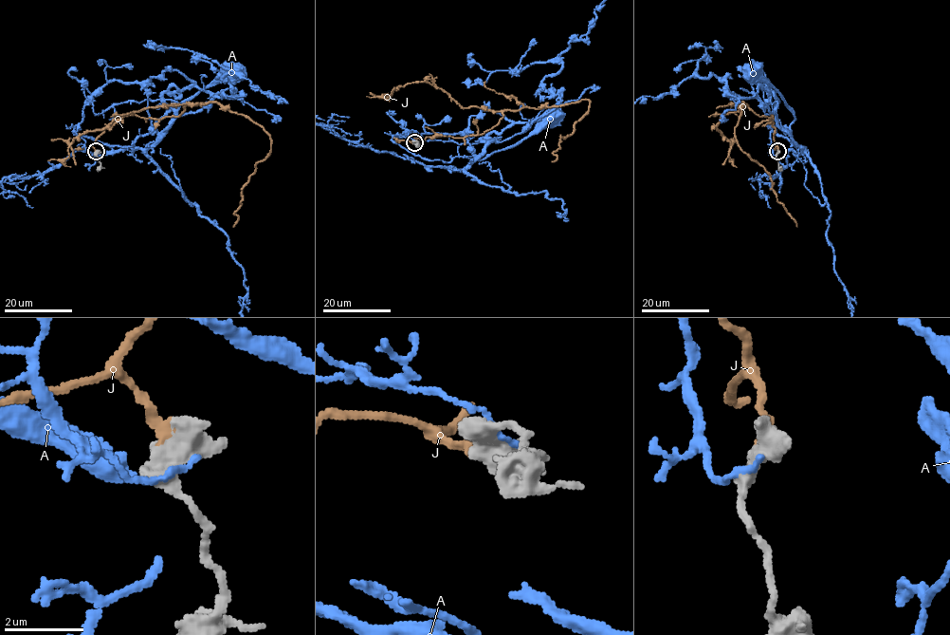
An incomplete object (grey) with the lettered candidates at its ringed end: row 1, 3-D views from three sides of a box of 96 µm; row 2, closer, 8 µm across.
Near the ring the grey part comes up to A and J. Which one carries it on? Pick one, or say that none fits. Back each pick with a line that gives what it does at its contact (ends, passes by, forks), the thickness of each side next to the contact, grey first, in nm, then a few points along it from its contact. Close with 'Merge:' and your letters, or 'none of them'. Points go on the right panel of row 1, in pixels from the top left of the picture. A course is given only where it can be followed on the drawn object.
J: it ends | 550/240 nm | via (777, 152), (771, 114), (759, 116), (742, 102), (735, 128), (739, 146), (771, 177), (776, 199), (796, 227)
Merge: J

